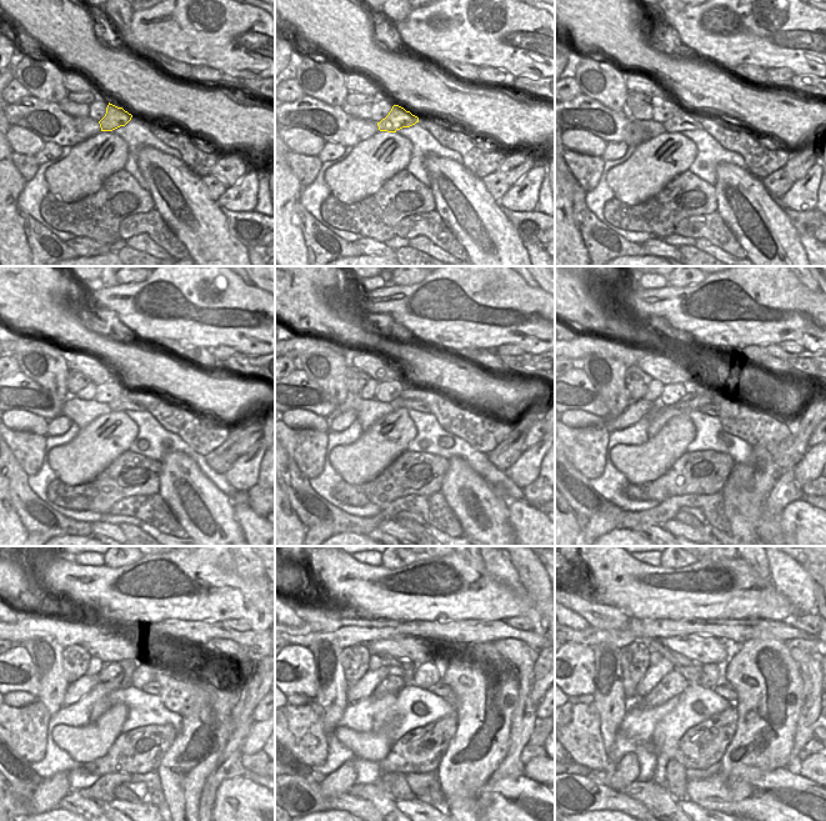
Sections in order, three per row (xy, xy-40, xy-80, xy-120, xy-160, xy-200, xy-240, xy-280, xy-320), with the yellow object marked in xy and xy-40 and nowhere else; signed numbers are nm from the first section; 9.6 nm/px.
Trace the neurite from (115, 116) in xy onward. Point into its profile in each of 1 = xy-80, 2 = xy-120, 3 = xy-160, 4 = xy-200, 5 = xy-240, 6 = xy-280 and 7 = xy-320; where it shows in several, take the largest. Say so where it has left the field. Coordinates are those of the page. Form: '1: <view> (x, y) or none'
1: xy-80 (681, 121)
2: xy-120 (123, 403)
3: xy-160 (399, 403)
4: xy-200 (711, 409)
5: xy-240 (154, 687)
6: xy-280 (441, 689)
7: xy-320 (726, 691)

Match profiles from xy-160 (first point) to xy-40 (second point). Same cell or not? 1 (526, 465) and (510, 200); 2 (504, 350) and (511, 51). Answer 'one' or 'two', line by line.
1: one
2: two

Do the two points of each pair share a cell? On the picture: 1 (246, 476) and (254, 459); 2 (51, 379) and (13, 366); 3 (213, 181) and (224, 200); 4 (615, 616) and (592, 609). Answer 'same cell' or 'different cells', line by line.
1: same cell
2: different cells
3: different cells
4: same cell

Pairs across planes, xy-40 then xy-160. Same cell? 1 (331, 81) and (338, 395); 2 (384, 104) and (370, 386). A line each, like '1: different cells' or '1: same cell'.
1: same cell
2: different cells

